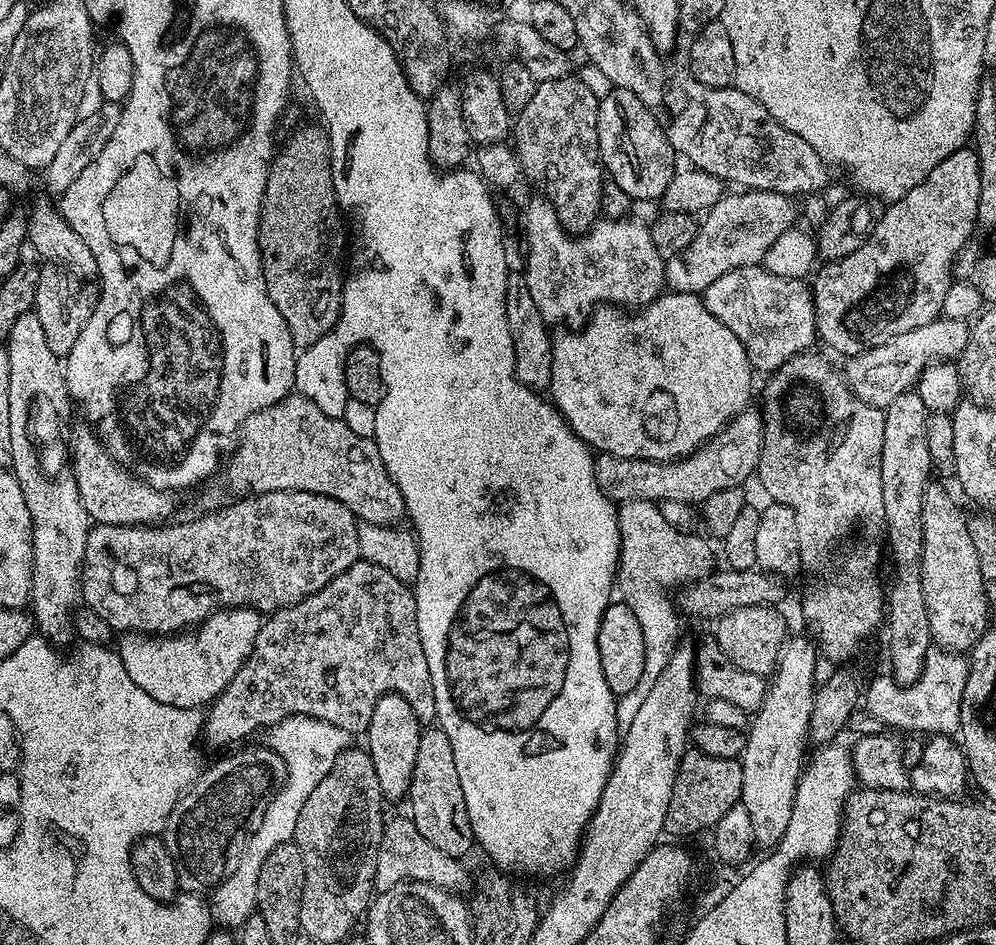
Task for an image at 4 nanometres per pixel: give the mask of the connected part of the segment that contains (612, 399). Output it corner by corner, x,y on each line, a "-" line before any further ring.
671,290
665,291
654,302
644,305
642,308
635,309
634,314
629,314
627,311
621,310
616,306
600,306
596,311
588,317
586,323
575,330
561,331
561,336
558,335
552,342
552,382
550,385
551,403
555,404
557,410
562,414
562,418
572,427
572,433
579,438
582,443
588,445
589,448
595,450
597,453
605,452
611,456
621,456
622,458
634,458
635,460
658,460
661,462
667,462
669,460
675,460
682,456
688,456
692,452
696,451
701,444
707,442
714,434
718,434
724,429
724,425
731,422
737,414
745,411
749,407
748,399
752,396
752,376
754,377
754,369
752,364
748,361
748,355
746,350
742,346
742,342
738,342
738,338
734,338
733,332
727,326
725,326
719,318
714,314
710,314
710,310
706,310
703,299
697,293
694,292
673,292

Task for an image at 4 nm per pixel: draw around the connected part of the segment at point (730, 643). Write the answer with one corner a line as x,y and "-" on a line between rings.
766,604
738,607
717,619
714,639
734,666
765,678
775,673
784,645
790,636
786,618
780,610
775,605

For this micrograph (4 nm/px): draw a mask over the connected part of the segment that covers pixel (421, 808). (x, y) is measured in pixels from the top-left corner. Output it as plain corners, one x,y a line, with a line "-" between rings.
438,726
425,729
420,735
417,761
411,776
409,802
412,823
422,838
429,840
435,849
460,860
474,848
473,830
454,763
454,750
445,732

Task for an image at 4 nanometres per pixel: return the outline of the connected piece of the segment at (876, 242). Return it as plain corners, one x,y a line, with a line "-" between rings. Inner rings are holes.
965,146
954,150
914,190
910,190
901,200
893,200
887,205
888,208
879,213
876,225
872,227
872,232
866,242
854,254
835,262
828,262
823,265
824,269
820,273
815,273
816,281
811,281
812,301
816,303
816,331
821,341
825,340
836,352
841,352
844,358
851,358
870,350
874,346
882,346
890,342
890,338
898,338
898,334
906,334
906,330
914,330
918,326
926,326
931,320
937,319
943,313
943,303
946,302
947,292
954,283
953,264
956,258
973,239
972,231
977,231
978,225
978,204
979,204
979,162
976,157
976,149
972,146

